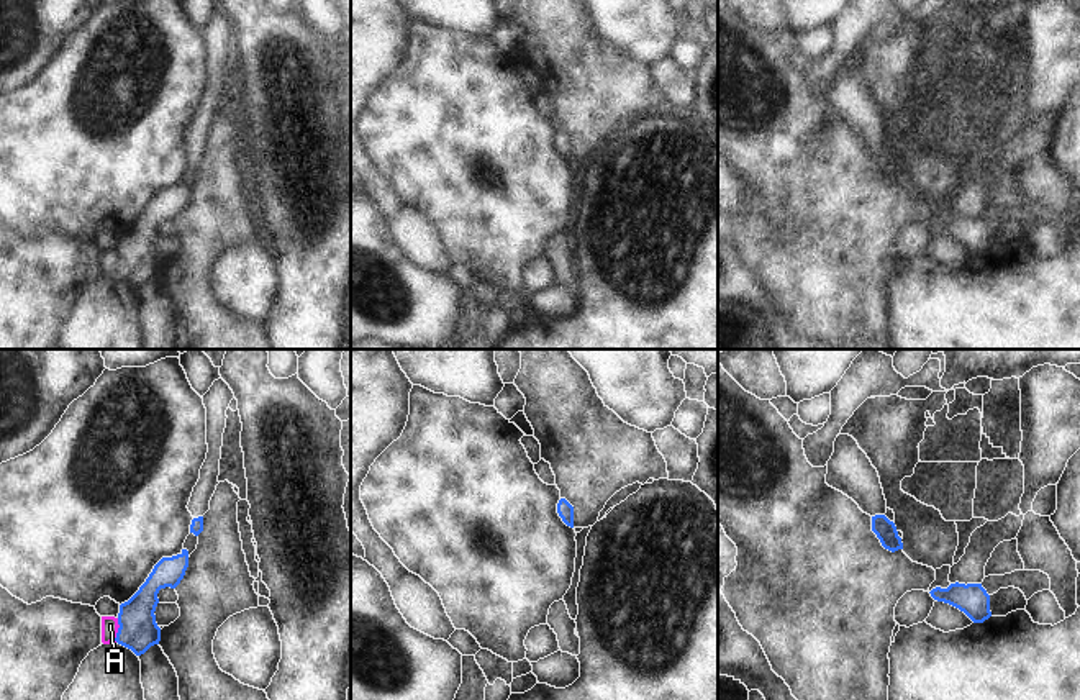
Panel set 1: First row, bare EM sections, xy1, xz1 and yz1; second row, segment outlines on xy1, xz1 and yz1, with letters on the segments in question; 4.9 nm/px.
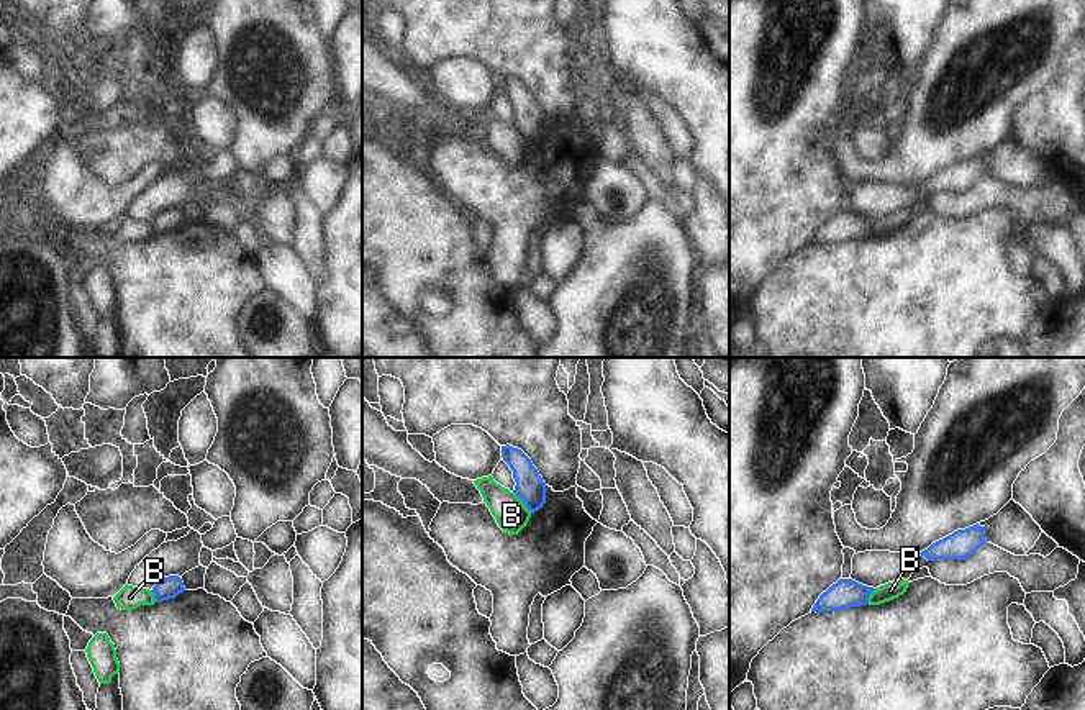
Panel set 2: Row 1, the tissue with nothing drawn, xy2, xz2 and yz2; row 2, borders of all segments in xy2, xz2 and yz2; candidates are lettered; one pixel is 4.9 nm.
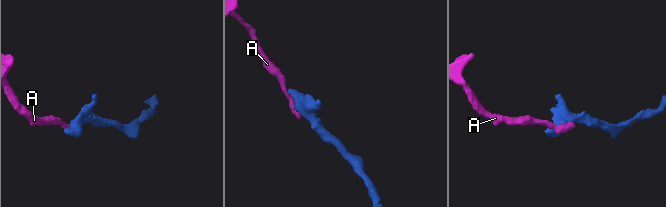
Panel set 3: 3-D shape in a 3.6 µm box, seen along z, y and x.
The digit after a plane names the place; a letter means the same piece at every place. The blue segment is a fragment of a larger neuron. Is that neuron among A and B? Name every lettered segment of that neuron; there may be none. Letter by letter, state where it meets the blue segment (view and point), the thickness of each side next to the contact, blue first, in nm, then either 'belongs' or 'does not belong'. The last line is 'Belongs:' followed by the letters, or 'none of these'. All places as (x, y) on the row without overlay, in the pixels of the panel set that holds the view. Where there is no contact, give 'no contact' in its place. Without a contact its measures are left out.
A: contact xy1 (118, 263); calibres 190 and 80 nm; does not belong
B: contact xz2 (523, 135); calibres 150 and 160 nm; does not belong
Belongs: none of these

